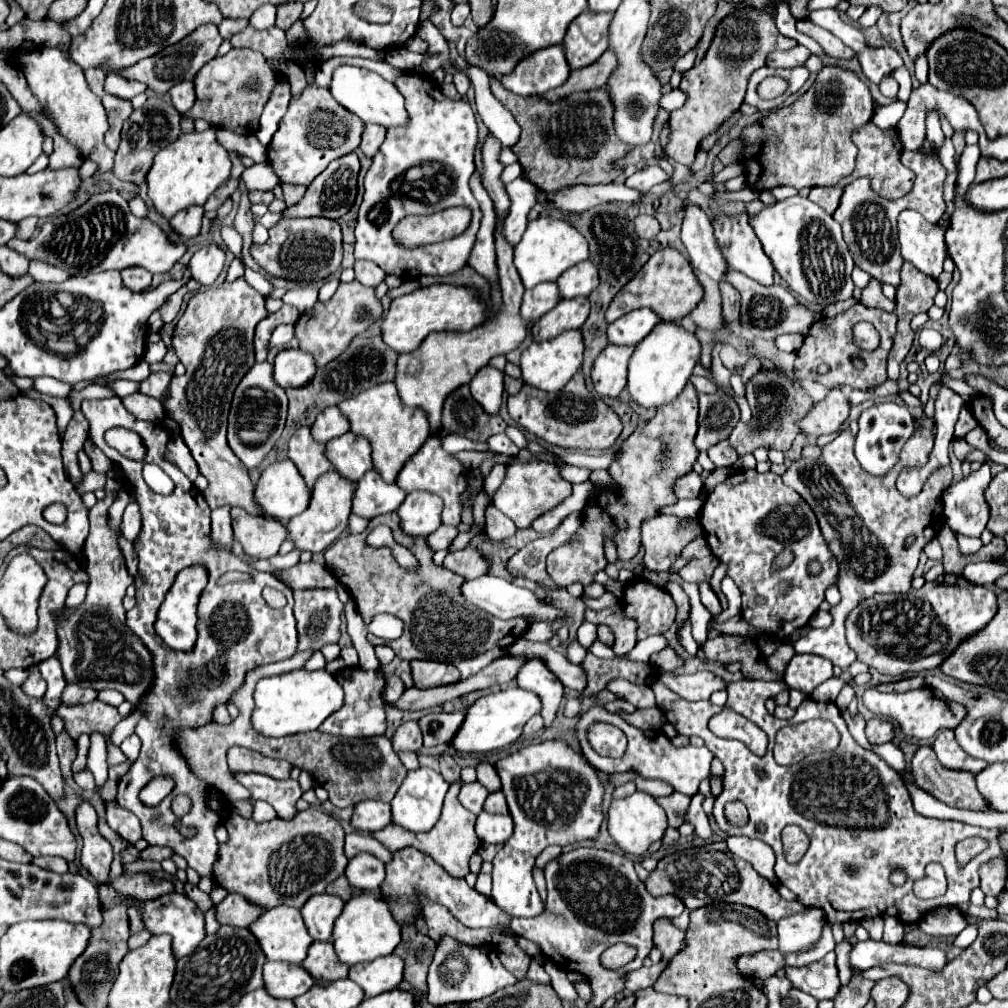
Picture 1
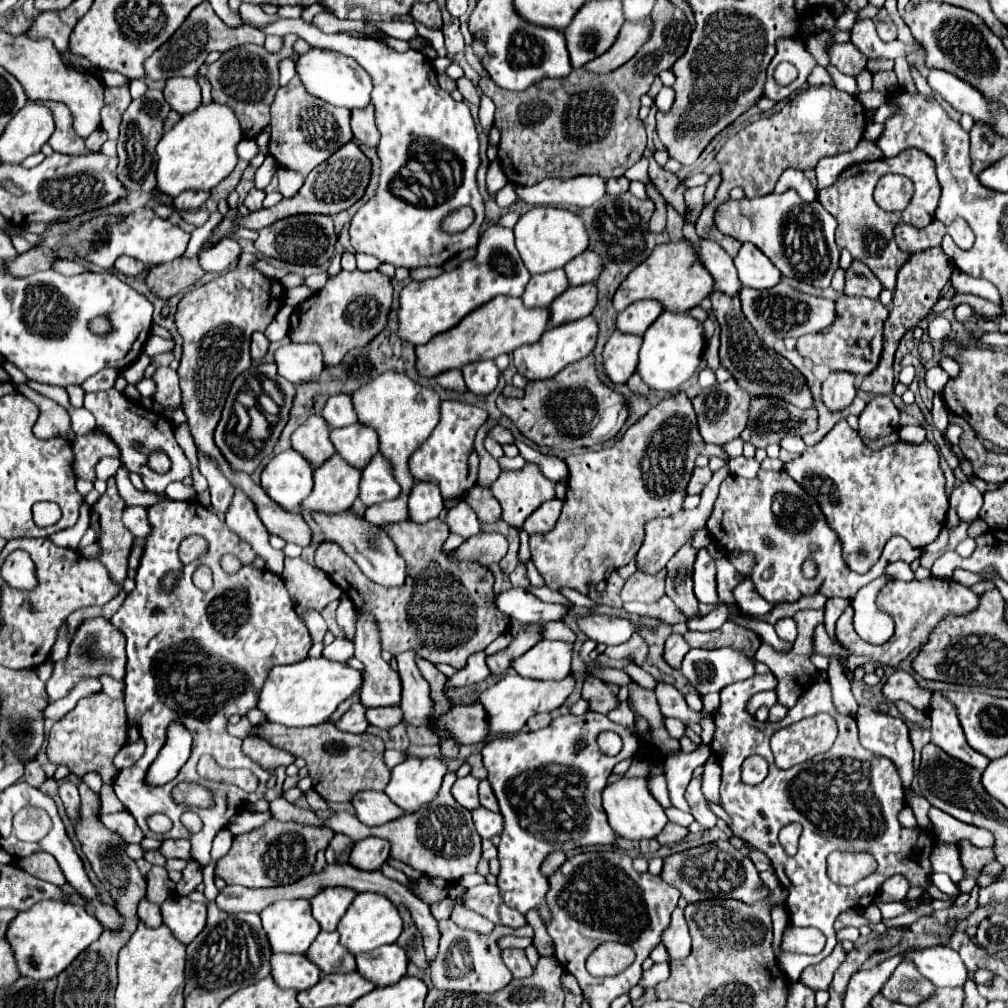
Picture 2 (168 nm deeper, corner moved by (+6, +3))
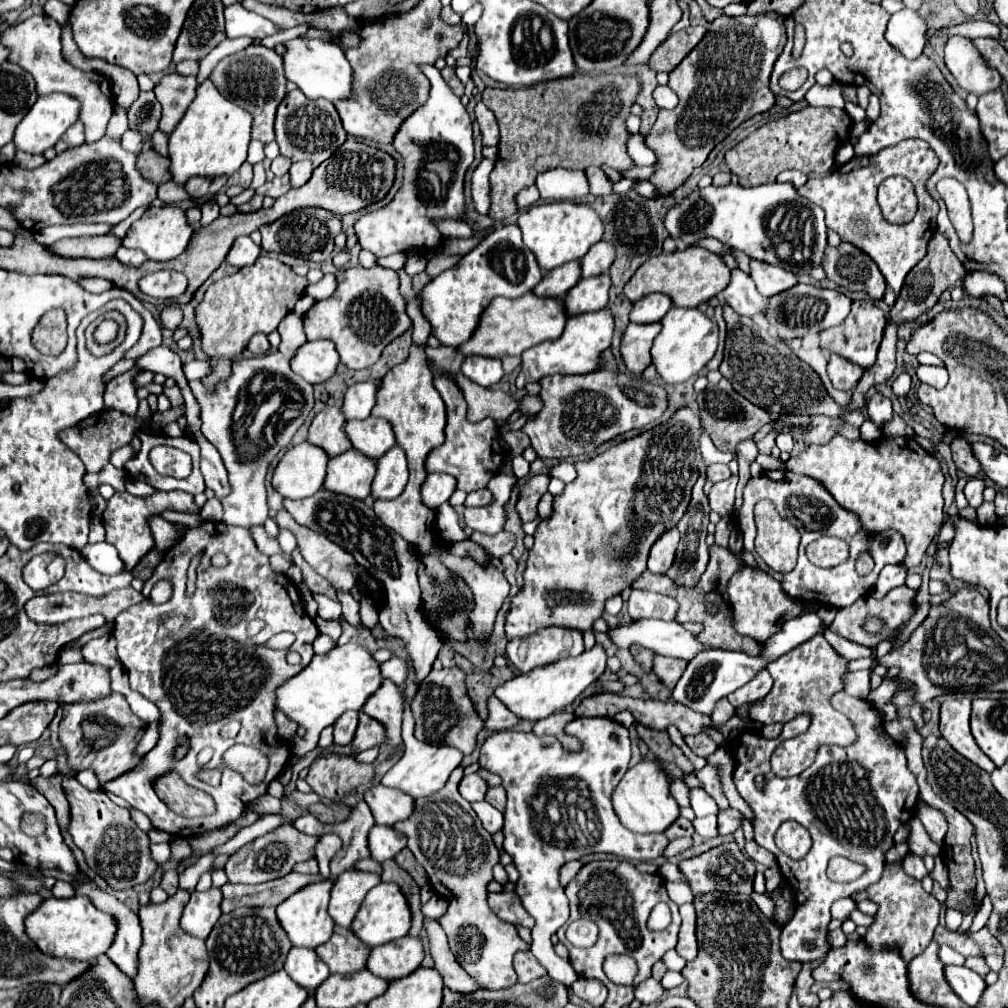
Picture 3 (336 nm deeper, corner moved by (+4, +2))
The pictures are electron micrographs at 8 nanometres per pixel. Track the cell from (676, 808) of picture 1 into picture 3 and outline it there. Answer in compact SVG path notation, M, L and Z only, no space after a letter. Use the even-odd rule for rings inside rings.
M708 815L708 817L702 817L702 819L694 819L694 829L702 837L710 837L710 839L716 837L718 835L716 815Z

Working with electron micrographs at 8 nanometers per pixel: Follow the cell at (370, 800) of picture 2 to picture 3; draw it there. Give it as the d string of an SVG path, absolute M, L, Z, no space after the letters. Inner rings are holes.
M376 785L366 791L366 803L370 805L378 825L394 825L396 821L408 819L414 809L414 799L400 789Z

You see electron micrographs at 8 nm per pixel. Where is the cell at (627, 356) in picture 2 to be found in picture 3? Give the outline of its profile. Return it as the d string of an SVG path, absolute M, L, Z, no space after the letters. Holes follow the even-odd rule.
M630 323L624 337L622 337L622 359L626 363L626 367L640 375L650 363L652 363L652 355L650 355L650 347L654 337L660 333L662 325L660 323L648 323L648 325L640 325L640 323Z

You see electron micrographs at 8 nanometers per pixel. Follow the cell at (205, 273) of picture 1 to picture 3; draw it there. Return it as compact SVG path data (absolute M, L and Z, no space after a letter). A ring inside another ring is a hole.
M238 237L226 257L226 261L234 267L246 267L252 265L262 253L262 247L256 245L250 237Z

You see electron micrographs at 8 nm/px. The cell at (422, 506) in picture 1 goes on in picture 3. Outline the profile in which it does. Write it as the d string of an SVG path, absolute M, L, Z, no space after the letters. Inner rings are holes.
M430 473L422 485L424 505L428 505L430 509L438 509L438 505L442 505L444 501L450 499L454 489L456 489L456 479L452 475Z

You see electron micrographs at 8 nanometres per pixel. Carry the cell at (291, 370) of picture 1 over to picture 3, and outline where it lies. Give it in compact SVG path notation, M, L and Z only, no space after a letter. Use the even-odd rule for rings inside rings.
M308 341L292 359L292 371L308 383L324 383L336 373L340 357L332 341Z

